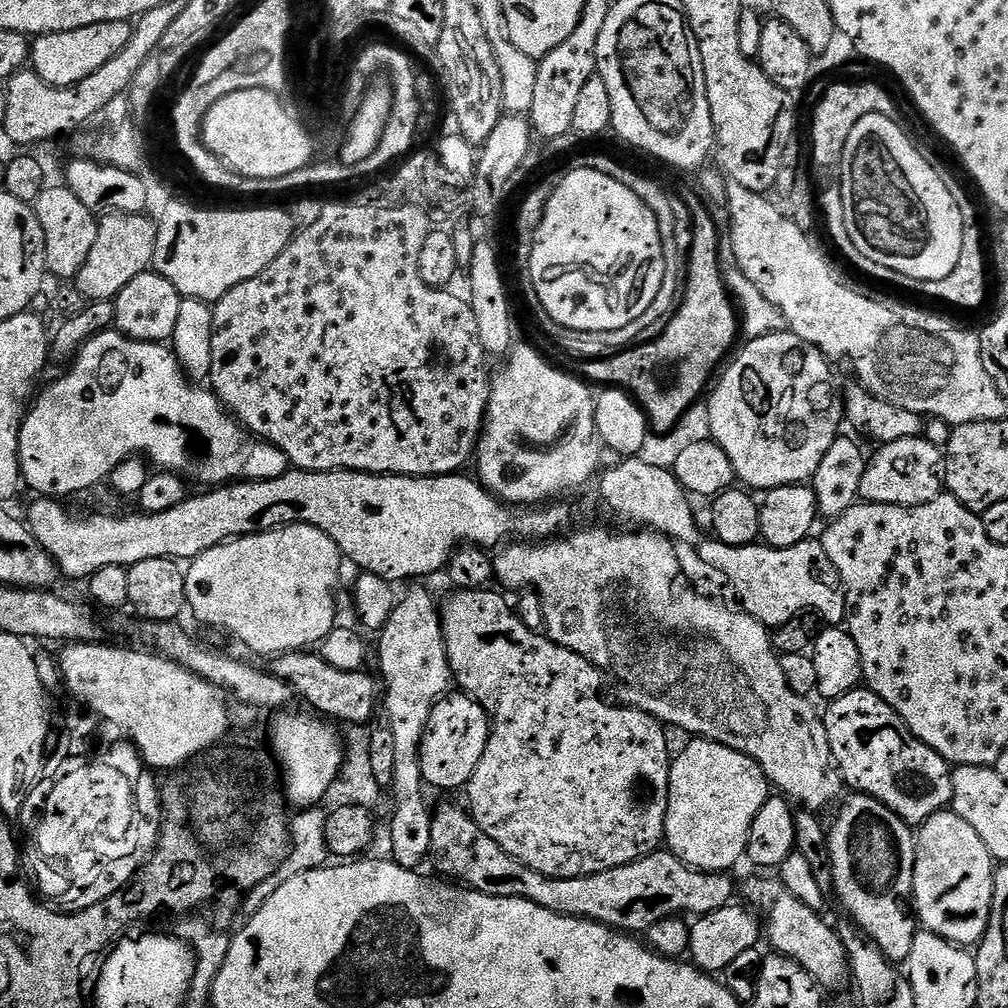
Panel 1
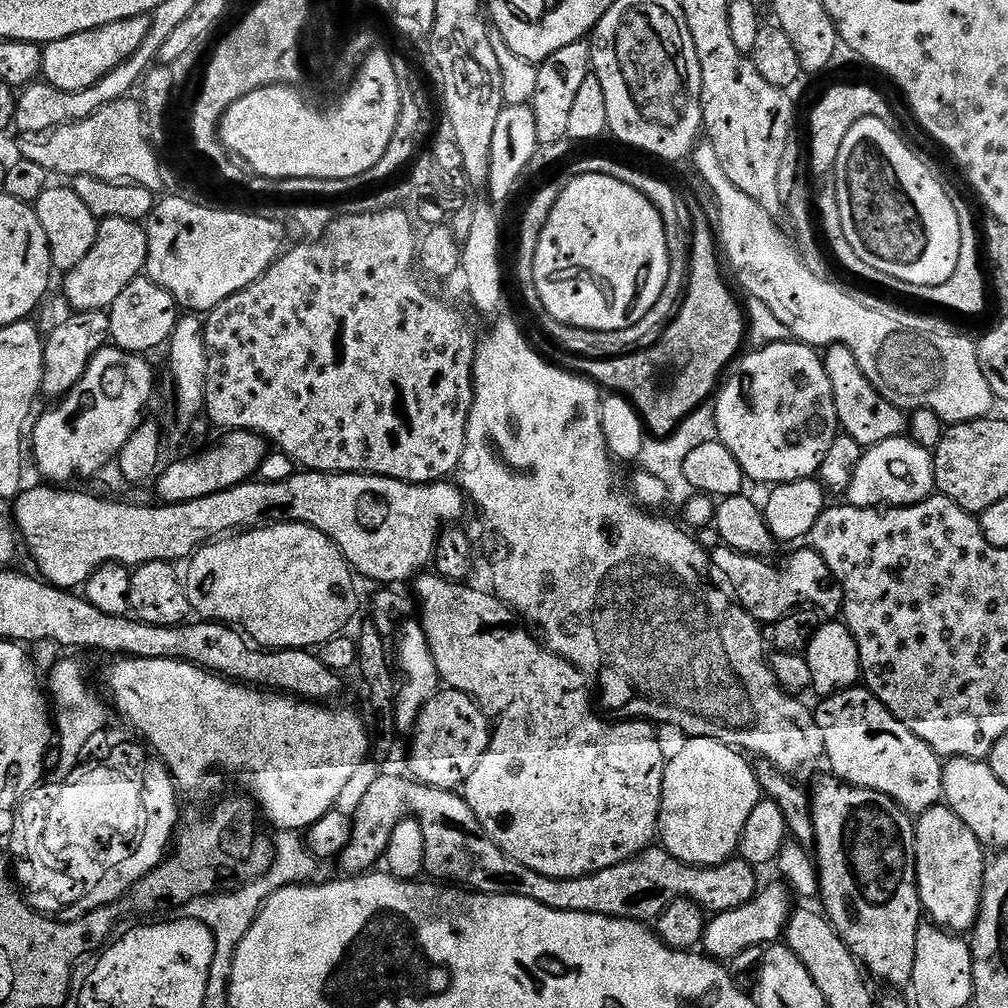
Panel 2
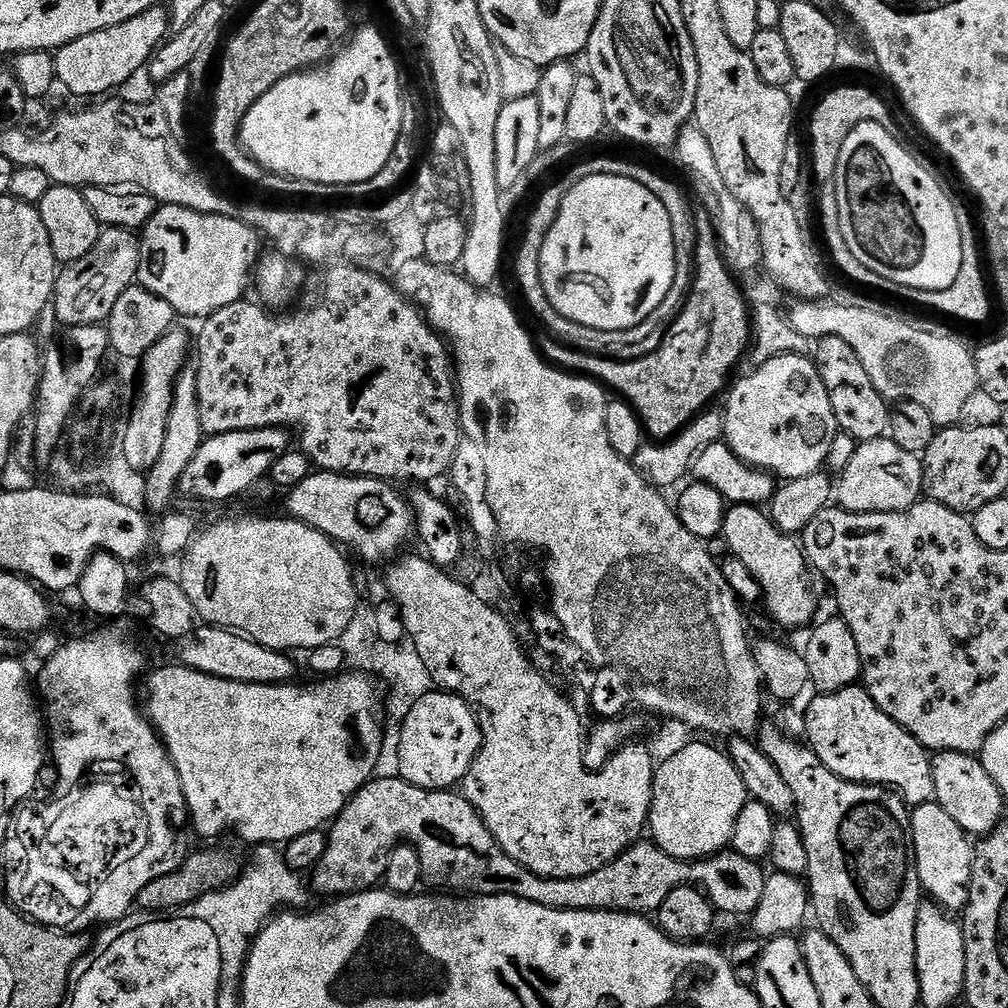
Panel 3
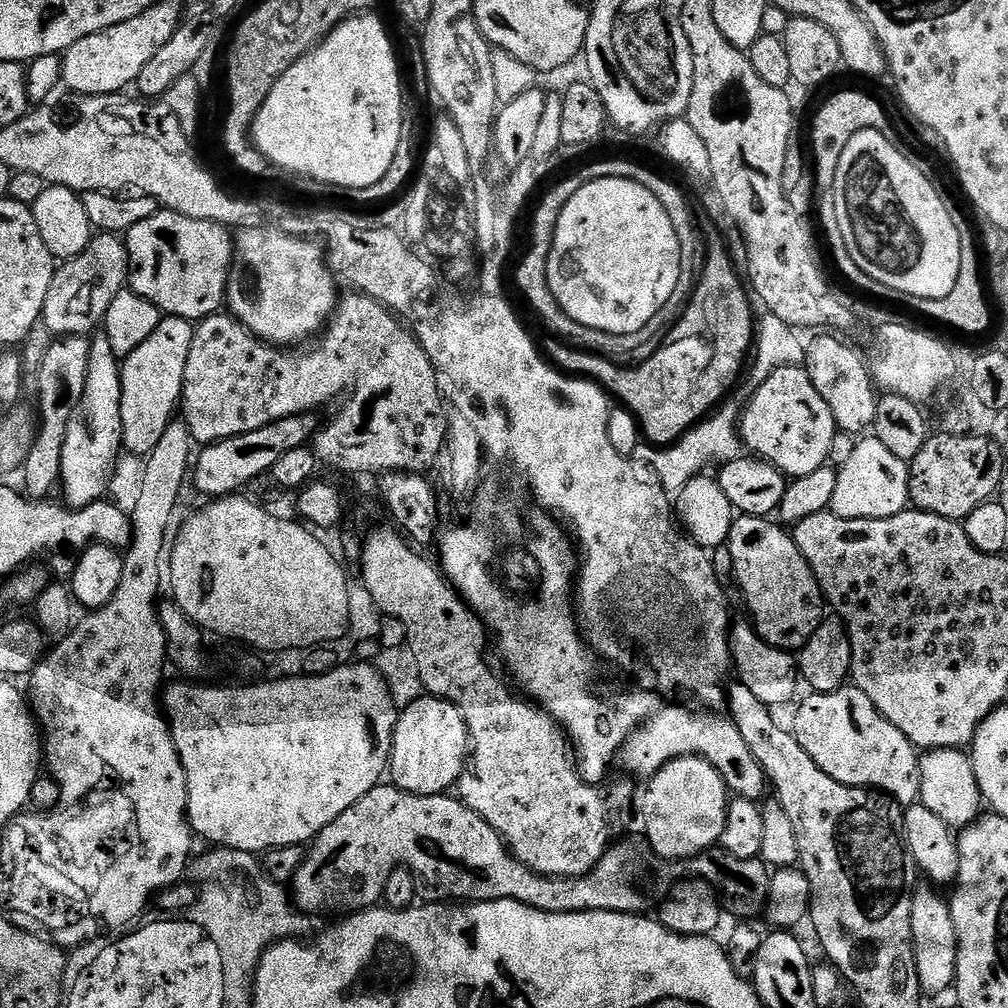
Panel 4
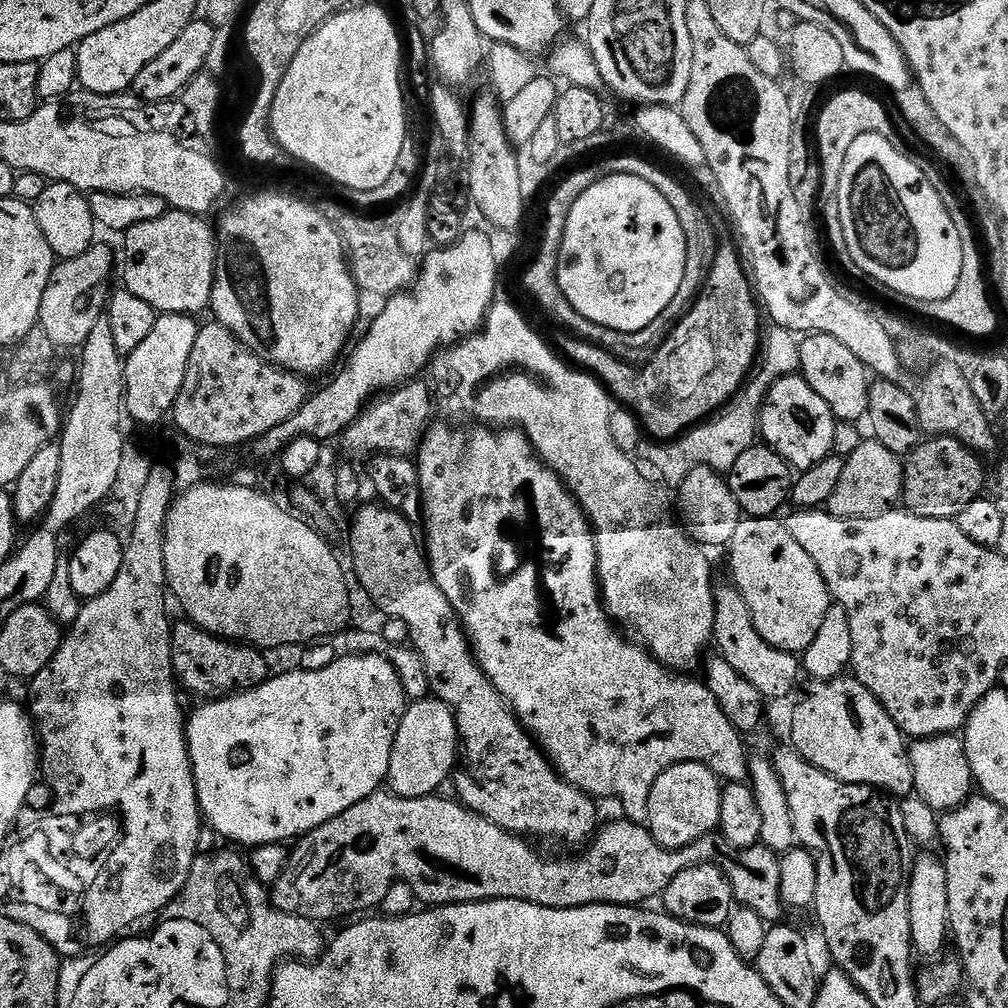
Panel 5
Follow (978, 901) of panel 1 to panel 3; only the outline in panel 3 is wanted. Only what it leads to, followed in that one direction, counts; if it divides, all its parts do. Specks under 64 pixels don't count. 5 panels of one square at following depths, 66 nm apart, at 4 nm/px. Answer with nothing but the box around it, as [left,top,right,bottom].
[910,804,974,913]

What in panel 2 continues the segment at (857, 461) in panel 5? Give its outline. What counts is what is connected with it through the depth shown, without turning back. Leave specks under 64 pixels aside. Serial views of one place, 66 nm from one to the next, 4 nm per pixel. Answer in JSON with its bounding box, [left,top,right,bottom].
[846,435,936,508]

